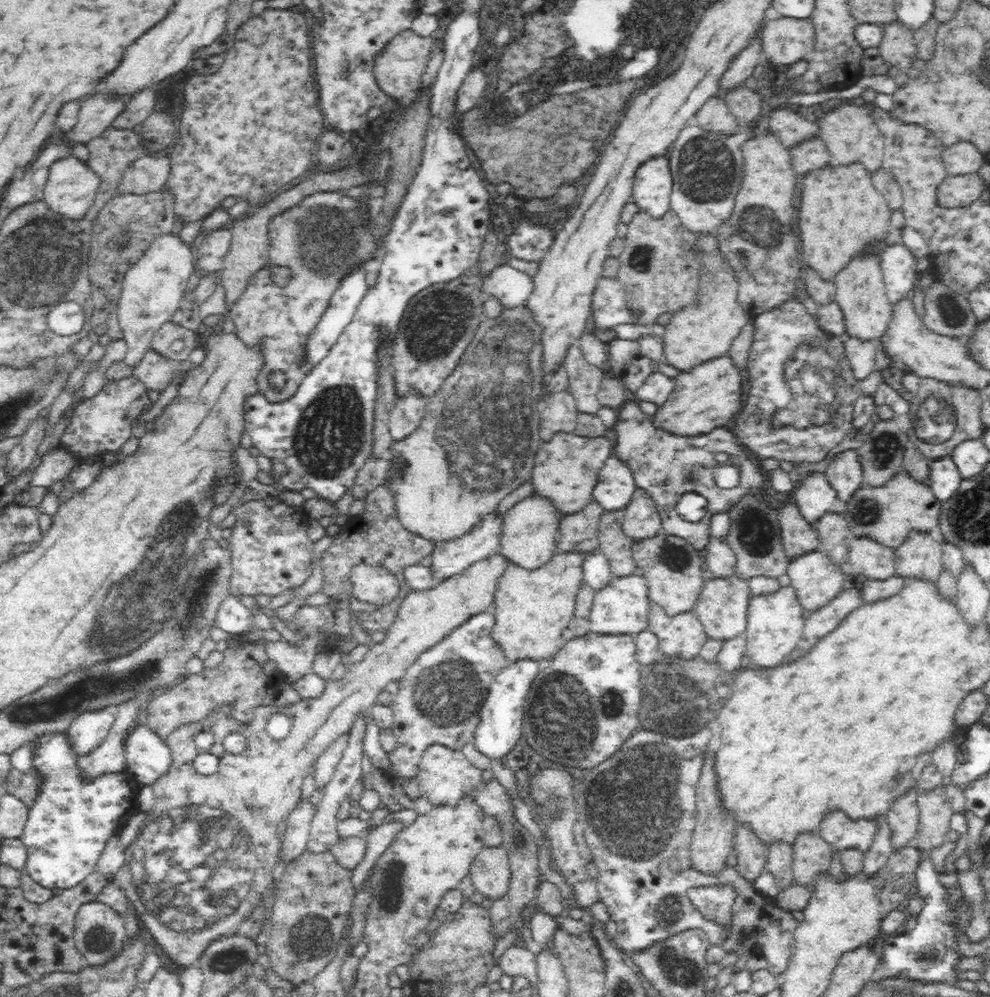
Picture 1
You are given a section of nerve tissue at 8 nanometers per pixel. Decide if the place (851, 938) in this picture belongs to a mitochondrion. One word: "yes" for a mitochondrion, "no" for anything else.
no

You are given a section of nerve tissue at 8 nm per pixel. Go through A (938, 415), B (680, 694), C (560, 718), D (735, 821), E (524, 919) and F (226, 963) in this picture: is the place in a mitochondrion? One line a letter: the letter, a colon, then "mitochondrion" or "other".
A: mitochondrion
B: mitochondrion
C: mitochondrion
D: other
E: other
F: mitochondrion

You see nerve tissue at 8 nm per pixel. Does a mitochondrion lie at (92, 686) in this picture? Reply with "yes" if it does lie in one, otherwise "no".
yes

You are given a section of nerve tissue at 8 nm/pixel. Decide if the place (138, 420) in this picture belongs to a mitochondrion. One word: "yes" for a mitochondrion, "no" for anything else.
no

